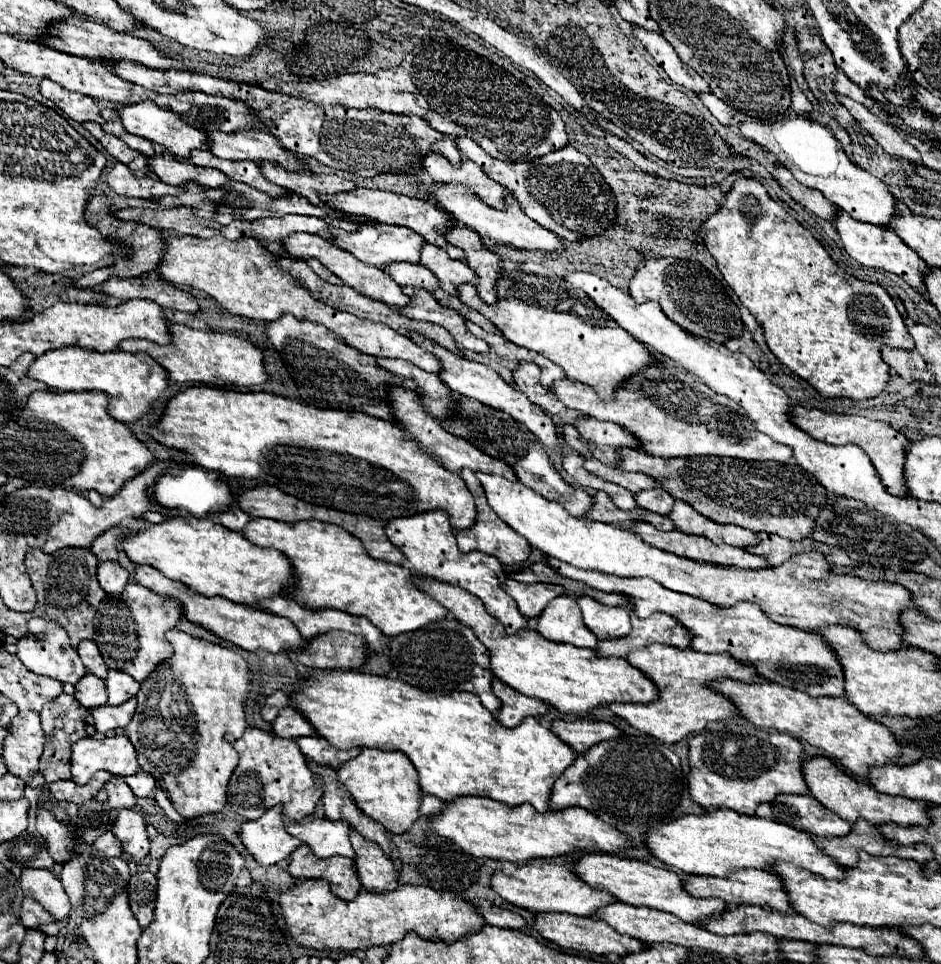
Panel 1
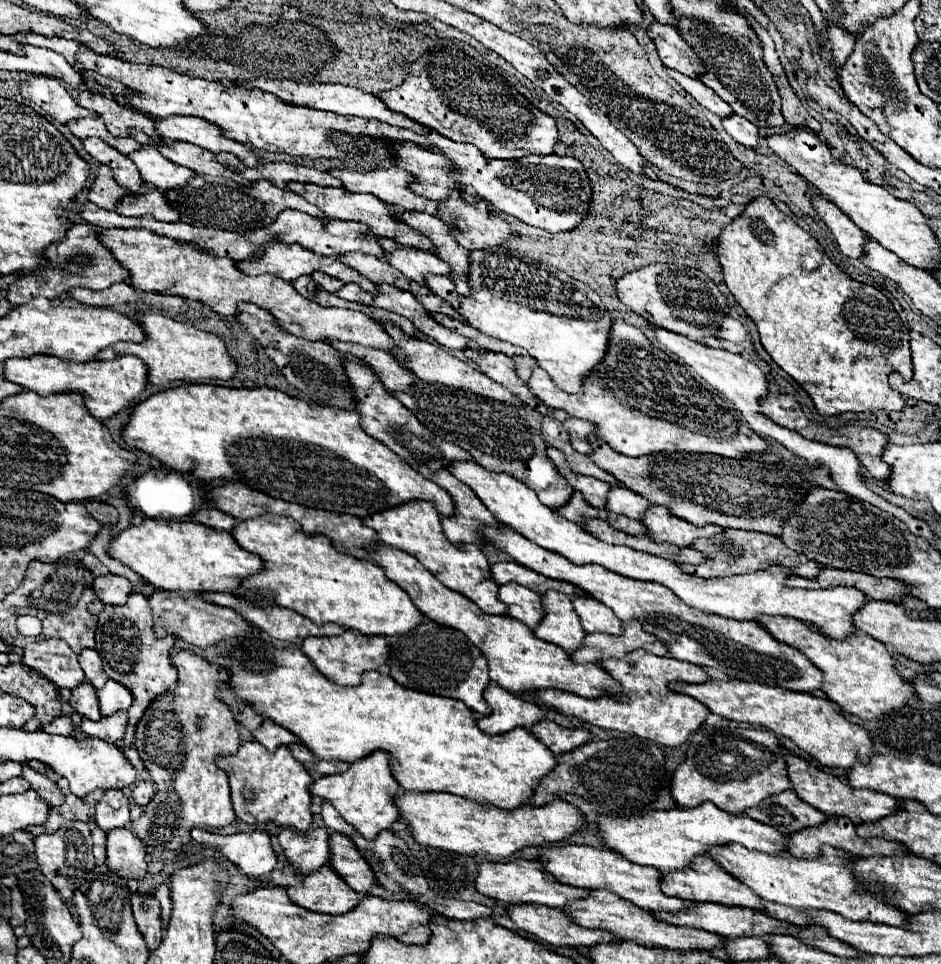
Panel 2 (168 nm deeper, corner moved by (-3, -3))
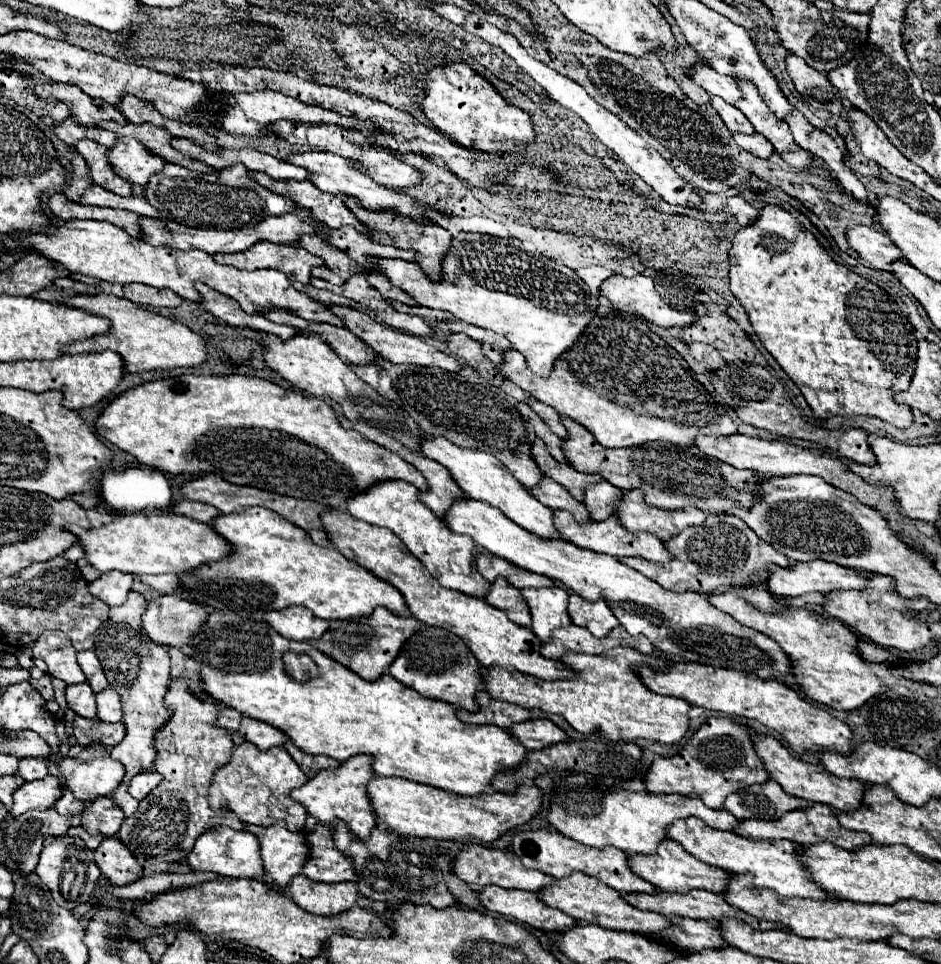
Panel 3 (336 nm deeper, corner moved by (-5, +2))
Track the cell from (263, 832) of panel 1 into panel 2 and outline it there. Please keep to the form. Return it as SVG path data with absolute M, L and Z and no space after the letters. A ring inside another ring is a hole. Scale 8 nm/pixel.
M194 828L192 838L200 844L216 848L226 860L230 860L250 878L266 876L278 866L278 858L270 844L270 836L260 830L222 836L202 828Z

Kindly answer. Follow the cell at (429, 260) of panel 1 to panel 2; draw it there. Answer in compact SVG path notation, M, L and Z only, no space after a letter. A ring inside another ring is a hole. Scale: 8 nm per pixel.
M380 238L380 246L388 250L388 254L384 254L384 260L400 274L404 274L404 278L410 278L418 284L422 282L424 274L442 274L442 276L450 274L450 266L440 258L436 258L432 252L402 246L390 238Z

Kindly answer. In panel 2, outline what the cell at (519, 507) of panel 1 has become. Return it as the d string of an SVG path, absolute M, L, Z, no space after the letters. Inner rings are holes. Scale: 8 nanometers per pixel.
M452 460L448 462L448 470L468 488L472 488L472 492L482 500L482 504L494 514L498 522L514 528L516 532L536 542L538 546L564 554L564 558L576 564L600 564L616 574L622 574L634 580L650 580L650 582L664 584L688 606L694 606L710 614L718 614L734 620L756 620L760 614L786 616L786 618L796 618L806 626L812 626L822 634L828 634L830 638L846 638L848 634L854 632L852 614L868 602L868 598L860 594L860 590L856 588L844 588L844 586L826 588L826 590L786 588L784 580L788 578L788 570L784 566L770 566L754 574L730 576L730 578L704 580L698 576L690 576L690 574L684 574L676 566L676 562L670 562L666 558L658 558L626 546L614 546L614 544L596 540L592 534L584 532L576 522L564 520L562 516L552 512L548 506L544 506L538 500L536 492L530 490L524 482L520 482L512 474L484 470L474 460Z

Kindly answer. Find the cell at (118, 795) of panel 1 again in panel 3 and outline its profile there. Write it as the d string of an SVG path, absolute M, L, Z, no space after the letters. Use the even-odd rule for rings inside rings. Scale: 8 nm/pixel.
M98 797L94 803L90 801L80 817L82 817L82 827L88 833L92 835L102 833L104 837L116 835L124 821L124 813L122 809L118 809L112 797Z

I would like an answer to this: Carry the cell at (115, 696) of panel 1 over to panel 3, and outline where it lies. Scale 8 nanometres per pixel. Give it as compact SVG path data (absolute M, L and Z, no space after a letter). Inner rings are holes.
M104 689L96 693L96 705L98 705L98 719L106 723L122 721L122 699L114 689Z

